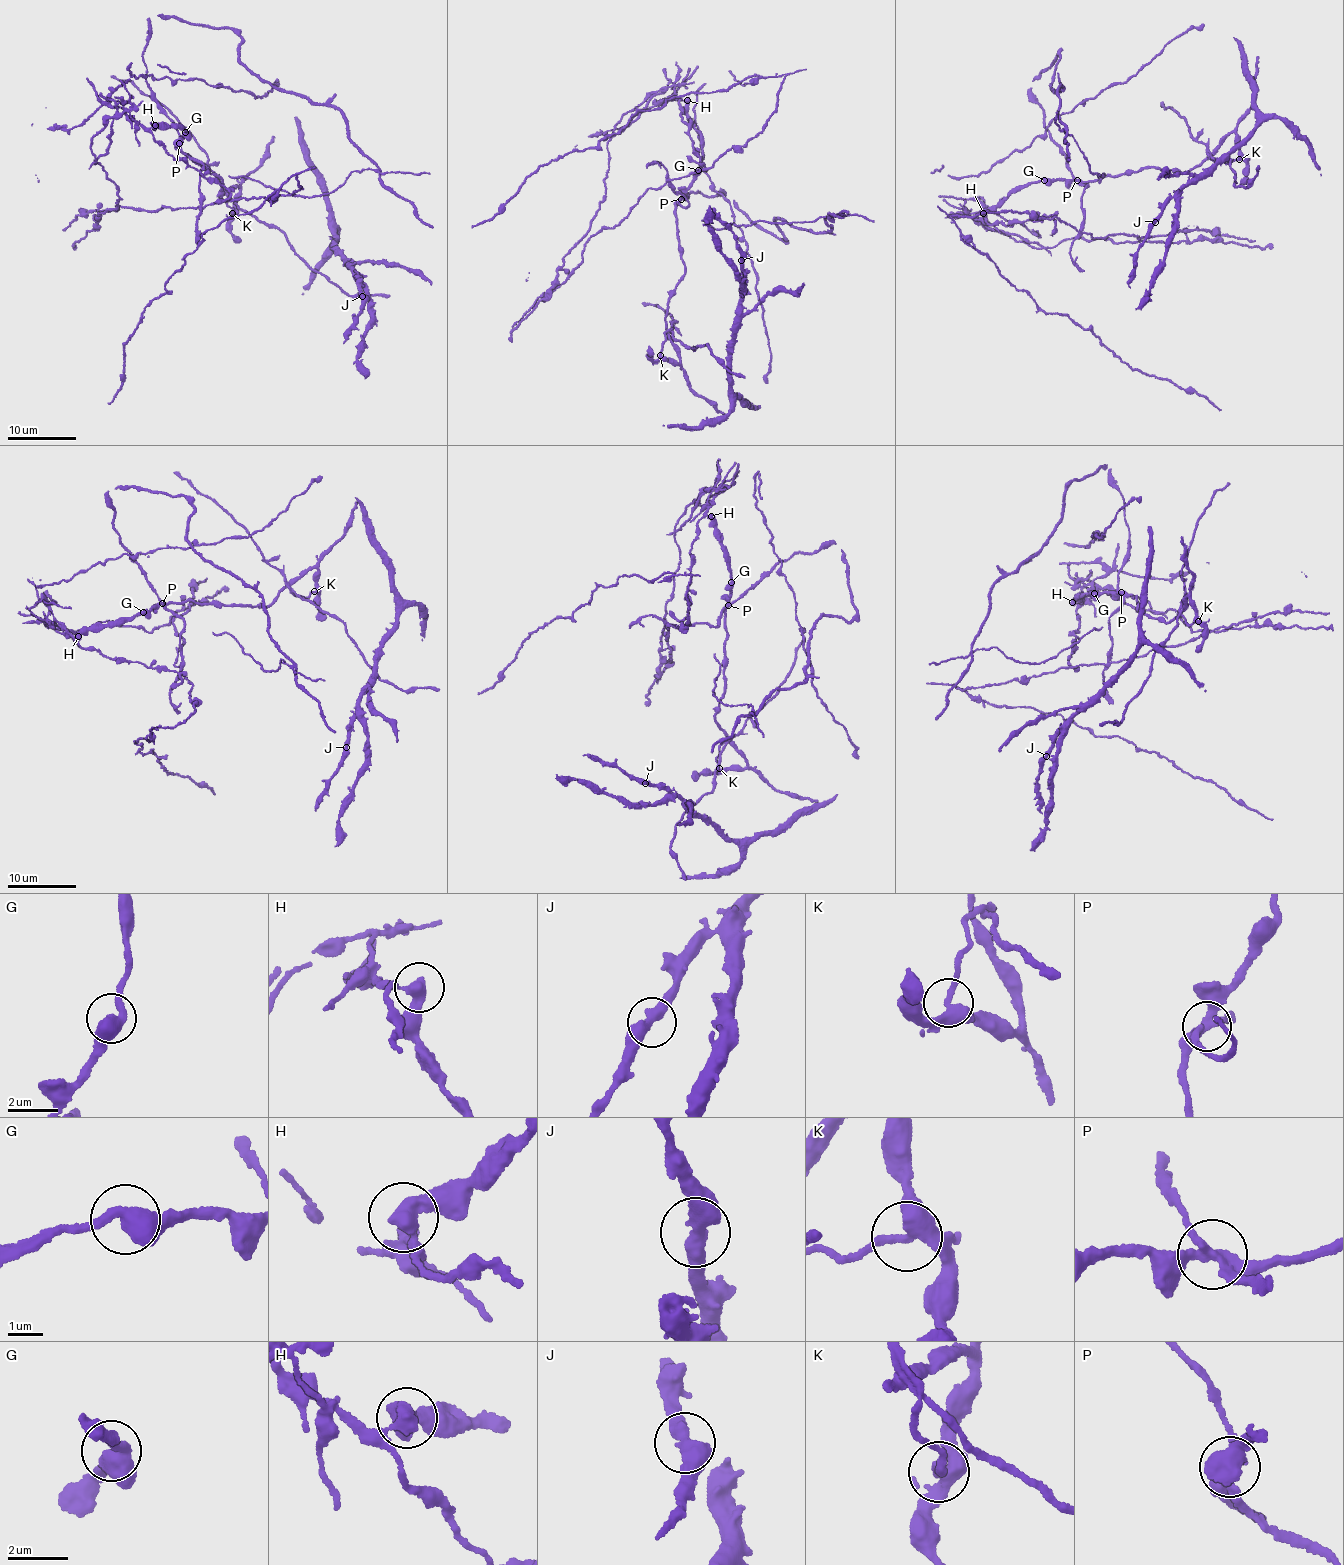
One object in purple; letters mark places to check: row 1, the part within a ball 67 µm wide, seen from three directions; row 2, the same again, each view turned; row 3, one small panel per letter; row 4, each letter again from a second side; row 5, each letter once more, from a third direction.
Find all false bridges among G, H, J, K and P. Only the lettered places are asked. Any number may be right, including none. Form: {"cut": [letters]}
{"cut": ["H", "K", "P"]}

